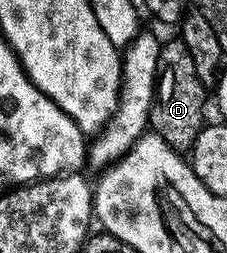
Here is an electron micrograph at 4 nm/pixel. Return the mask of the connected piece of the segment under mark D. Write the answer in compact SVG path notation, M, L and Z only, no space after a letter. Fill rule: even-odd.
M172 37L164 42L157 57L157 73L155 74L155 96L151 102L151 118L149 127L154 134L160 135L180 153L186 152L195 143L195 138L205 126L203 120L203 95L205 89L197 77L197 68L193 66L193 57L189 57L189 49L185 49L182 39Z

